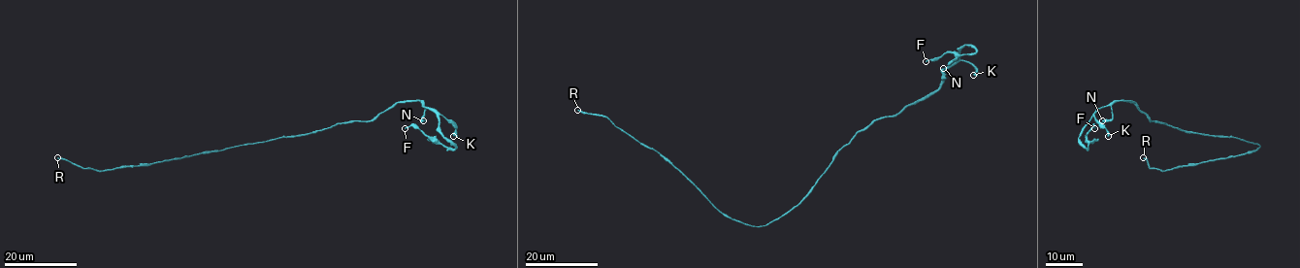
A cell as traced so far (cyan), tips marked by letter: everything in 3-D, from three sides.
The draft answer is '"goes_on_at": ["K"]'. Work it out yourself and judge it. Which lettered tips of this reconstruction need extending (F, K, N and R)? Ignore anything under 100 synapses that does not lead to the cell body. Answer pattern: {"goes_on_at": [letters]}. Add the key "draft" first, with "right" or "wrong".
{"draft": "wrong", "goes_on_at": ["R"]}

